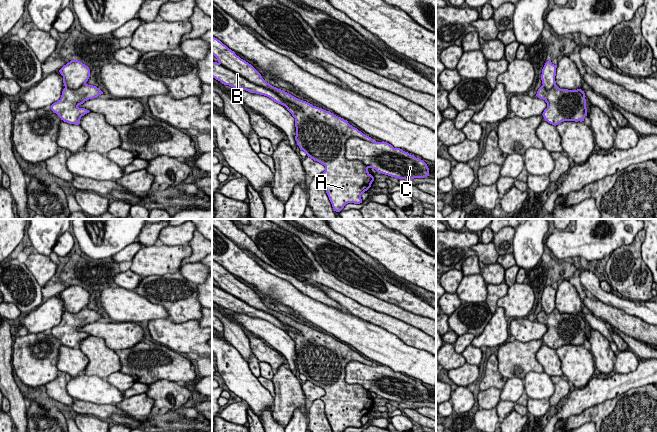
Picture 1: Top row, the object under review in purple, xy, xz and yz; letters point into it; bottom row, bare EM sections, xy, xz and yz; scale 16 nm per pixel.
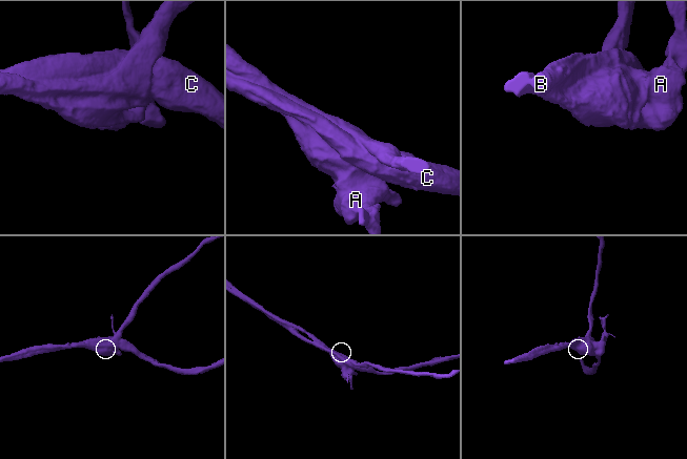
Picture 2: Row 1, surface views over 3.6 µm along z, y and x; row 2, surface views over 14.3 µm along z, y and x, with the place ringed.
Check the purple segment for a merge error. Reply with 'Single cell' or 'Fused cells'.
Fused cells

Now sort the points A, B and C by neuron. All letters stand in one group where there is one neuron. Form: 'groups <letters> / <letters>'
groups A / B C

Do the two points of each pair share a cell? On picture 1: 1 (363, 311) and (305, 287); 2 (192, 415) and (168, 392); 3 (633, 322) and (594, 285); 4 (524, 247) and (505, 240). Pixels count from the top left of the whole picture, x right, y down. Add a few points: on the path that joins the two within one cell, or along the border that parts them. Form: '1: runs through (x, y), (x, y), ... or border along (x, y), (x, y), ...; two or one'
1: border along (310, 283), (319, 287), (348, 311); two
2: border along (183, 404), (167, 410); two
3: border along (598, 300), (621, 308), (641, 319); two
4: border along (515, 230), (512, 252); two

